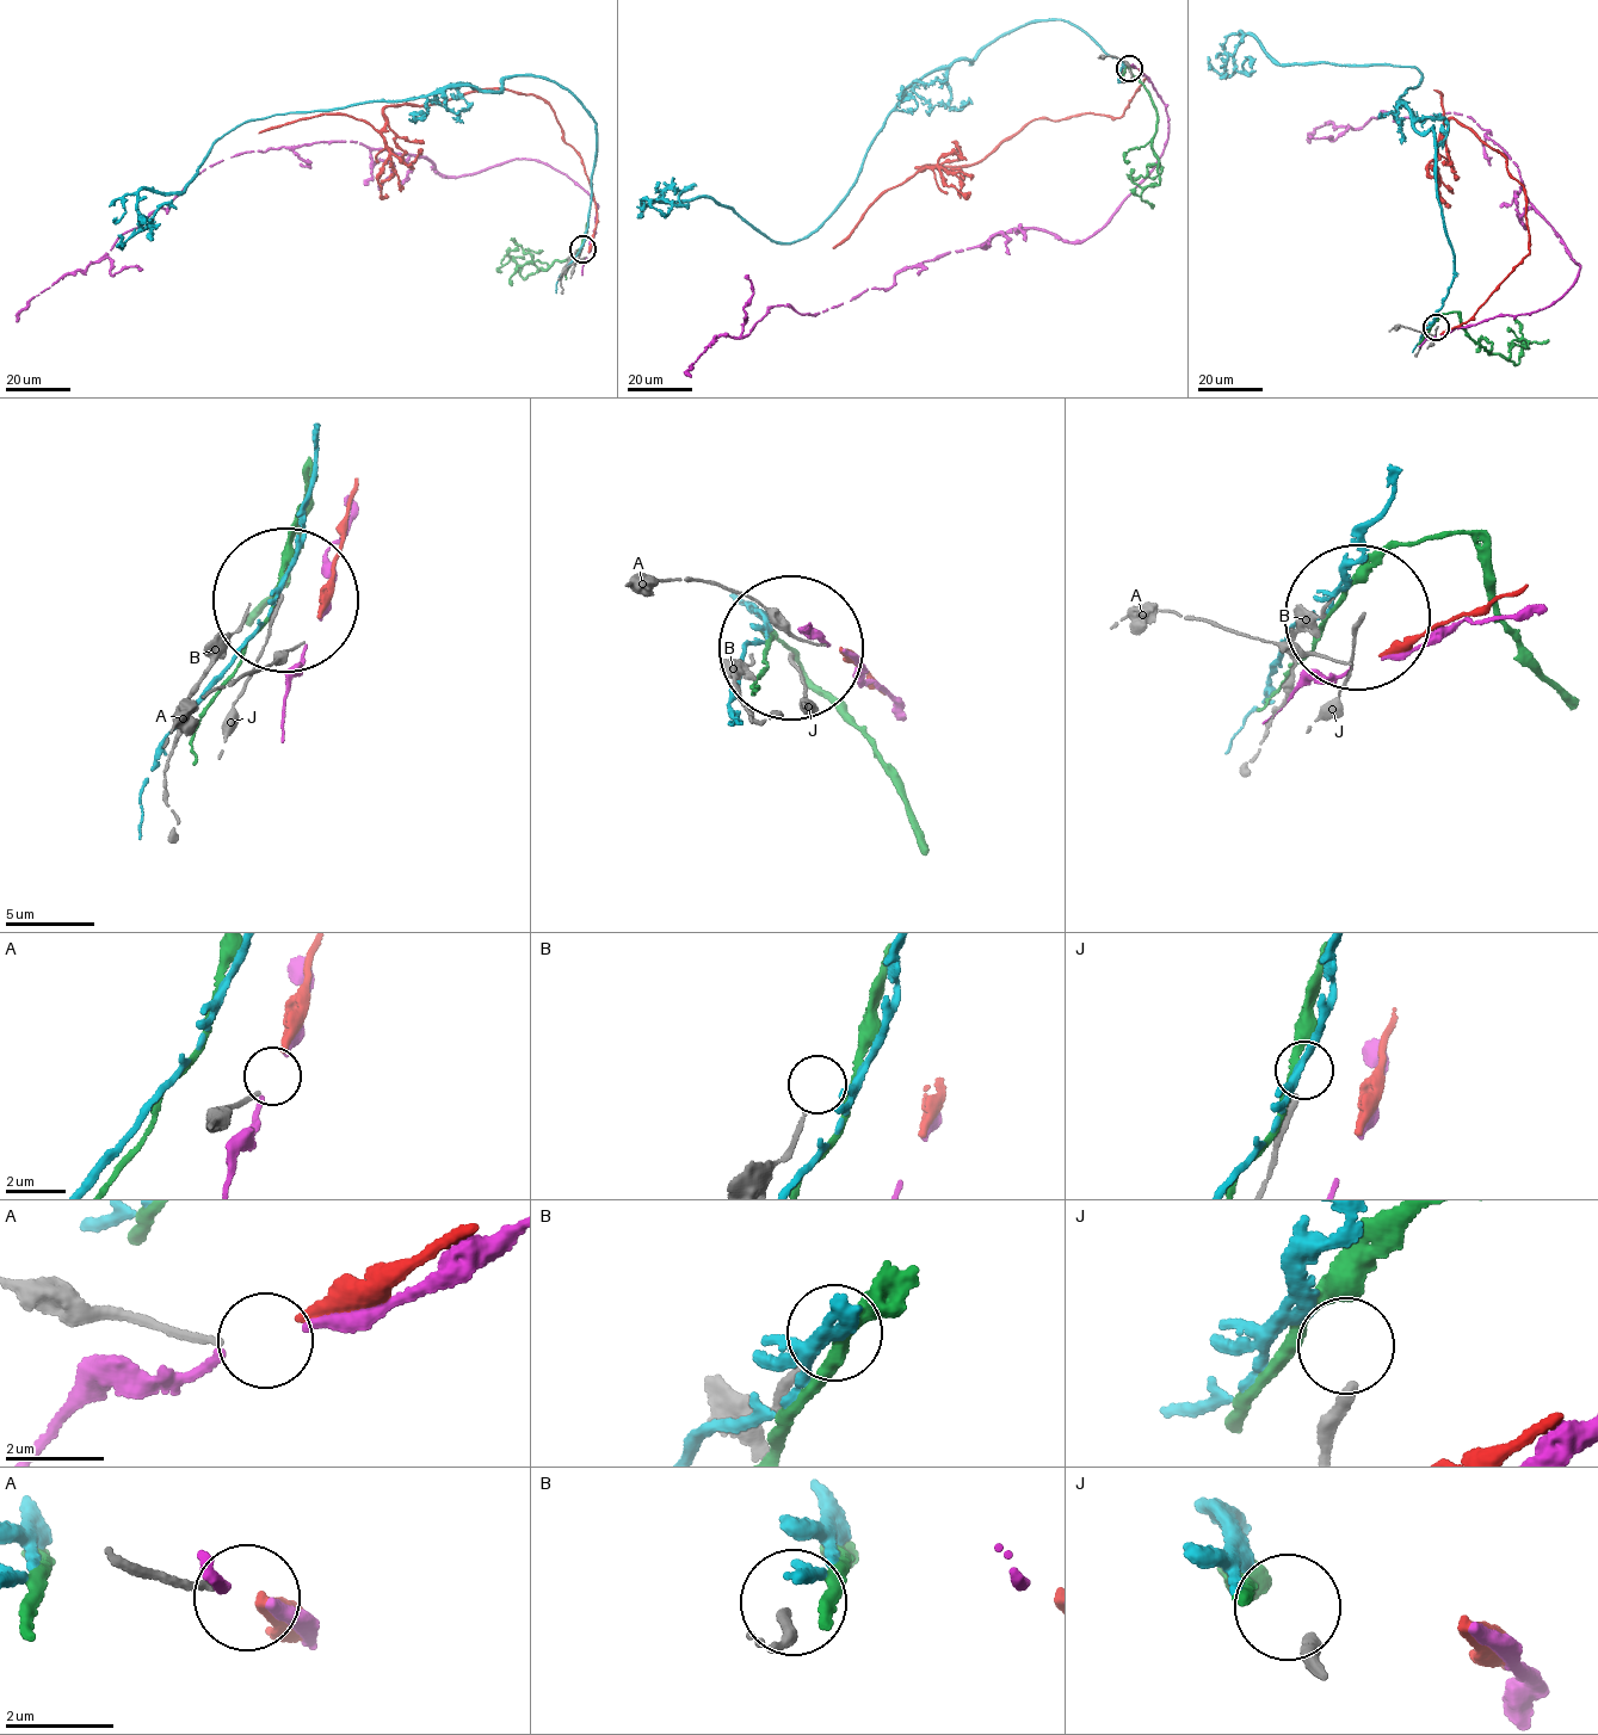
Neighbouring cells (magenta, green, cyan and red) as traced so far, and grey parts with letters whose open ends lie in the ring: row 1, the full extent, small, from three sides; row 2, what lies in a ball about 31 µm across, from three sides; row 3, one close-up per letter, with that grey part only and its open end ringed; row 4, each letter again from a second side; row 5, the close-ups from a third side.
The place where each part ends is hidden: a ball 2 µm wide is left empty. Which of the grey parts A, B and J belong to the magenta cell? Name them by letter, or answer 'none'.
none

